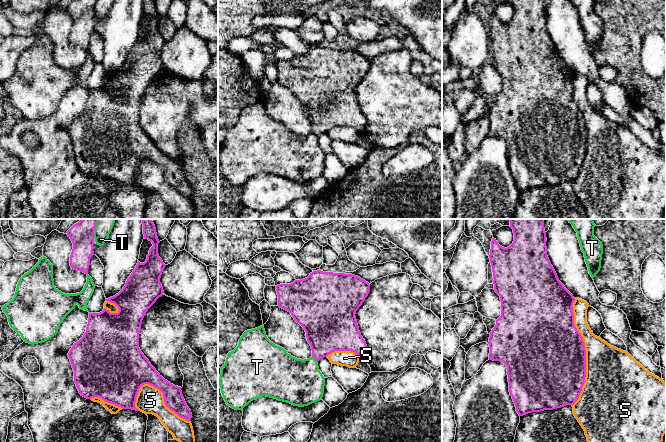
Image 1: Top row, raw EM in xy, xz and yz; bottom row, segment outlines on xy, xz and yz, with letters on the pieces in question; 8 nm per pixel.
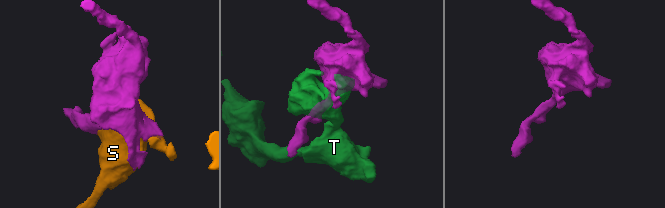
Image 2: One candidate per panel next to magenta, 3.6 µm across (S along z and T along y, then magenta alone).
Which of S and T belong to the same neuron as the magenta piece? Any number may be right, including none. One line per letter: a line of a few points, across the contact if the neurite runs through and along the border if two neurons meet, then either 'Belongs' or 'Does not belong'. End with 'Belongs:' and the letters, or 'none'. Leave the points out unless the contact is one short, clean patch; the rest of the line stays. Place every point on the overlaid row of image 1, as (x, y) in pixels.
S: Does not belong
T: Does not belong
Belongs: none

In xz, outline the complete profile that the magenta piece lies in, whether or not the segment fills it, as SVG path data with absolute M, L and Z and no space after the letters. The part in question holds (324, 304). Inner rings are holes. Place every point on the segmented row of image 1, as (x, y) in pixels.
M313 271L302 280L276 286L278 306L291 313L306 332L317 361L334 351L351 351L363 356L367 345L357 324L356 311L370 292L370 284L358 276L344 273Z

